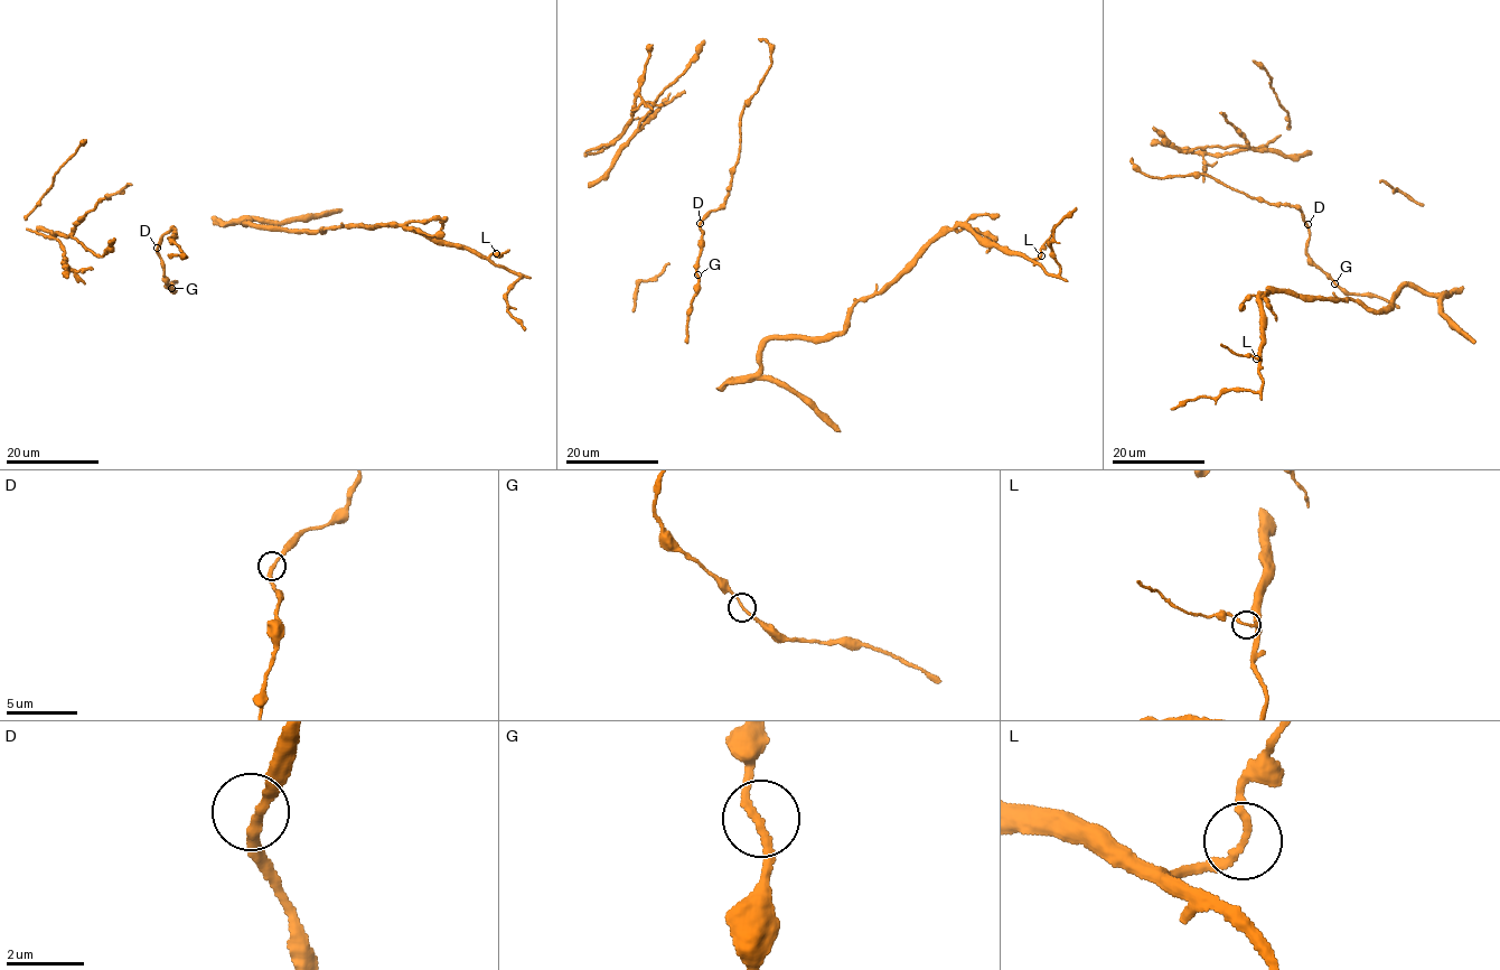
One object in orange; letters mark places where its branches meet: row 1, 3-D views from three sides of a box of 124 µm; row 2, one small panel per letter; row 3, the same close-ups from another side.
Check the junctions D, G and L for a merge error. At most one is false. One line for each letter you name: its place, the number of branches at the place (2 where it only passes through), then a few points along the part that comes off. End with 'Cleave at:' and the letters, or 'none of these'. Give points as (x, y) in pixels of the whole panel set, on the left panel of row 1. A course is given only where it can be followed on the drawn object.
Cleave at: none of these

